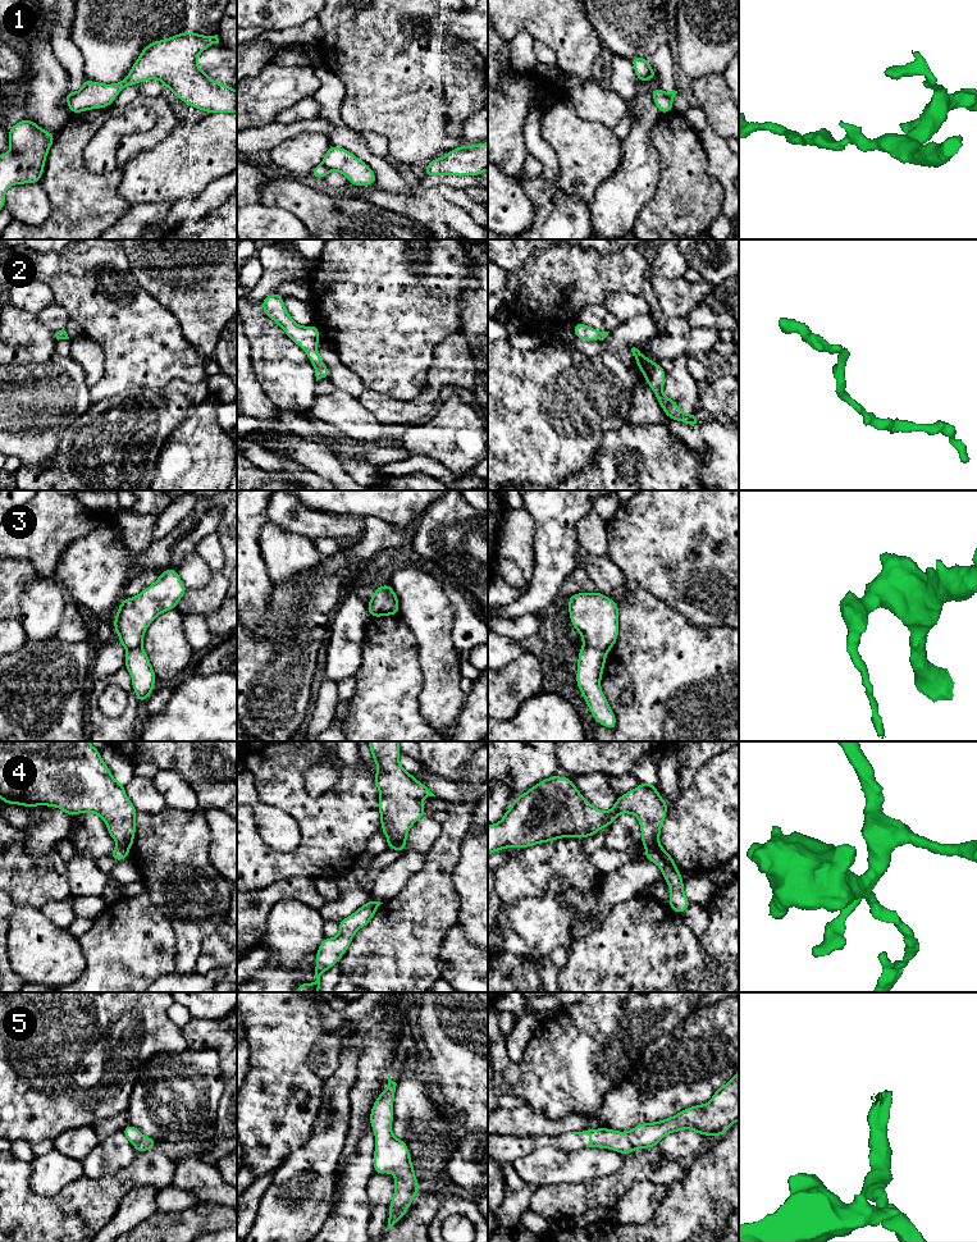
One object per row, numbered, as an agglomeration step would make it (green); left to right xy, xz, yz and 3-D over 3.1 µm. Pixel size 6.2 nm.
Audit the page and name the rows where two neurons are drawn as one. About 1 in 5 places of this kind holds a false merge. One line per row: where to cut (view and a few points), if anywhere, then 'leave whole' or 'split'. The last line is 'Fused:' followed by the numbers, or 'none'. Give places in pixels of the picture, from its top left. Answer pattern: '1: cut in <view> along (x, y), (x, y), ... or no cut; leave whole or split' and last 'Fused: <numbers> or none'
1: cut in xz along (322, 163), (329, 170); split
2: no cut; leave whole
3: cut in yz along (585, 645), (601, 648), (606, 652); split
4: cut in yz along (657, 841), (647, 848); split
5: no cut; leave whole
Fused: 1, 3, 4

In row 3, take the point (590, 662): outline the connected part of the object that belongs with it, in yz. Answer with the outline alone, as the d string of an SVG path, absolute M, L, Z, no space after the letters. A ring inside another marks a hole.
M583 647L579 650L576 684L584 695L594 721L610 730L615 730L616 716L601 689L606 657L607 652L602 649Z

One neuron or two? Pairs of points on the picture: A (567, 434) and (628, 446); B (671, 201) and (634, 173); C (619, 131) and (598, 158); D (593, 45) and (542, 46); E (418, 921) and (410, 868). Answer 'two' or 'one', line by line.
A: two
B: two
C: two
D: two
E: two

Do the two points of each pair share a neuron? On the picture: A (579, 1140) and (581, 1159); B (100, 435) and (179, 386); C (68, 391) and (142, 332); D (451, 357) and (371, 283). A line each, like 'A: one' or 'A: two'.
A: two
B: one
C: two
D: two

